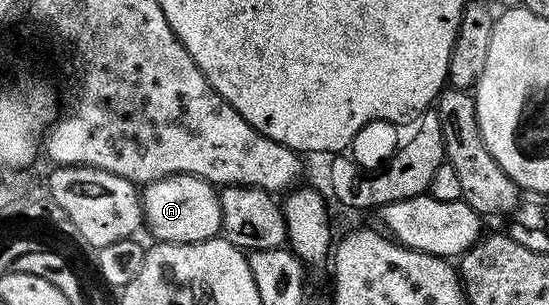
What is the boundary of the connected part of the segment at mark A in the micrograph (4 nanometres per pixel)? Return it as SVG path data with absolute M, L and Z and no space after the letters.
M168 175L154 183L144 184L140 192L141 214L144 226L154 236L154 240L163 243L198 243L216 239L221 235L221 214L219 213L218 188L205 179L194 175Z

